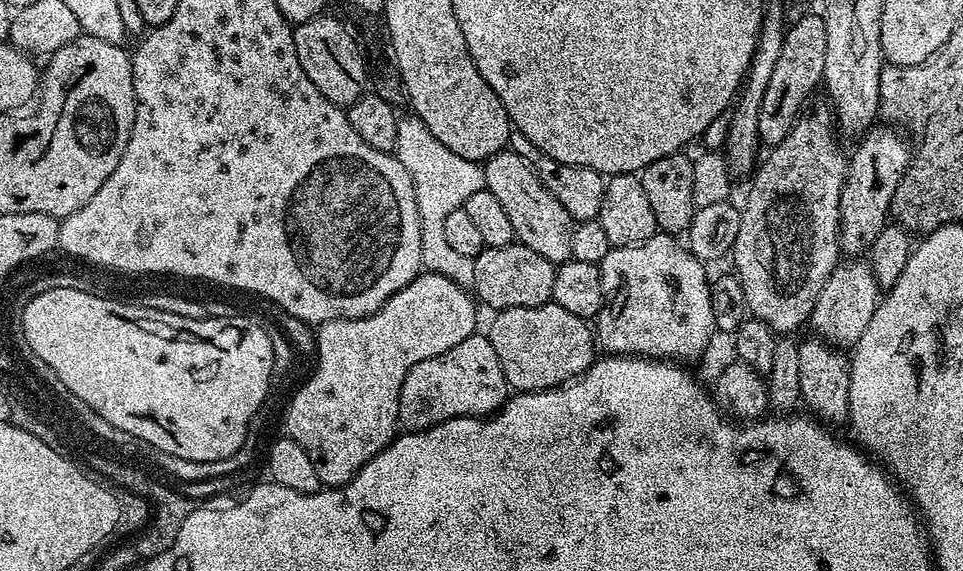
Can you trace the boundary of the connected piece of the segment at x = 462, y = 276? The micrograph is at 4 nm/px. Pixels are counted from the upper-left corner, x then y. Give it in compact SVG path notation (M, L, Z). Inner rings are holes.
M414 114L401 117L398 126L398 139L394 155L406 167L414 182L416 201L419 208L419 222L422 230L421 267L425 271L442 274L460 287L471 287L474 278L474 258L455 253L443 235L443 223L451 211L463 207L464 202L478 190L484 188L483 167L475 160L463 159L447 149L438 138L430 134L425 123Z

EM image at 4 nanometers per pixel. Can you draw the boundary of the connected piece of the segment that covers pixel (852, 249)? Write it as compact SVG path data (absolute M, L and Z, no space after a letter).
M880 126L869 128L859 141L860 149L853 156L851 153L848 160L848 174L844 177L840 199L840 250L852 258L859 257L861 255L859 252L867 253L878 238L878 234L882 234L882 230L889 223L892 199L898 190L898 182L902 182L910 163L910 144L899 136L901 133L895 127L884 127L888 128Z

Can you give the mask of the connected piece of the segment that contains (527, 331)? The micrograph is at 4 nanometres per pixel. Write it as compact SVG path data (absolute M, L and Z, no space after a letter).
M549 302L538 306L502 308L493 316L496 317L486 329L486 335L494 346L494 354L498 354L498 362L502 366L502 374L509 389L517 393L541 392L547 388L556 388L559 384L566 384L569 380L581 376L597 359L598 348L594 343L594 332L589 321L578 318L578 314L570 314L570 310L562 310L562 306Z

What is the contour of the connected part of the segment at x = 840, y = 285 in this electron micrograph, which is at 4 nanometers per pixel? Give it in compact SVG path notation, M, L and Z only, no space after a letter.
M846 260L839 263L818 296L809 325L819 337L839 348L852 348L862 338L869 326L874 310L880 301L880 287L869 263L862 260Z

